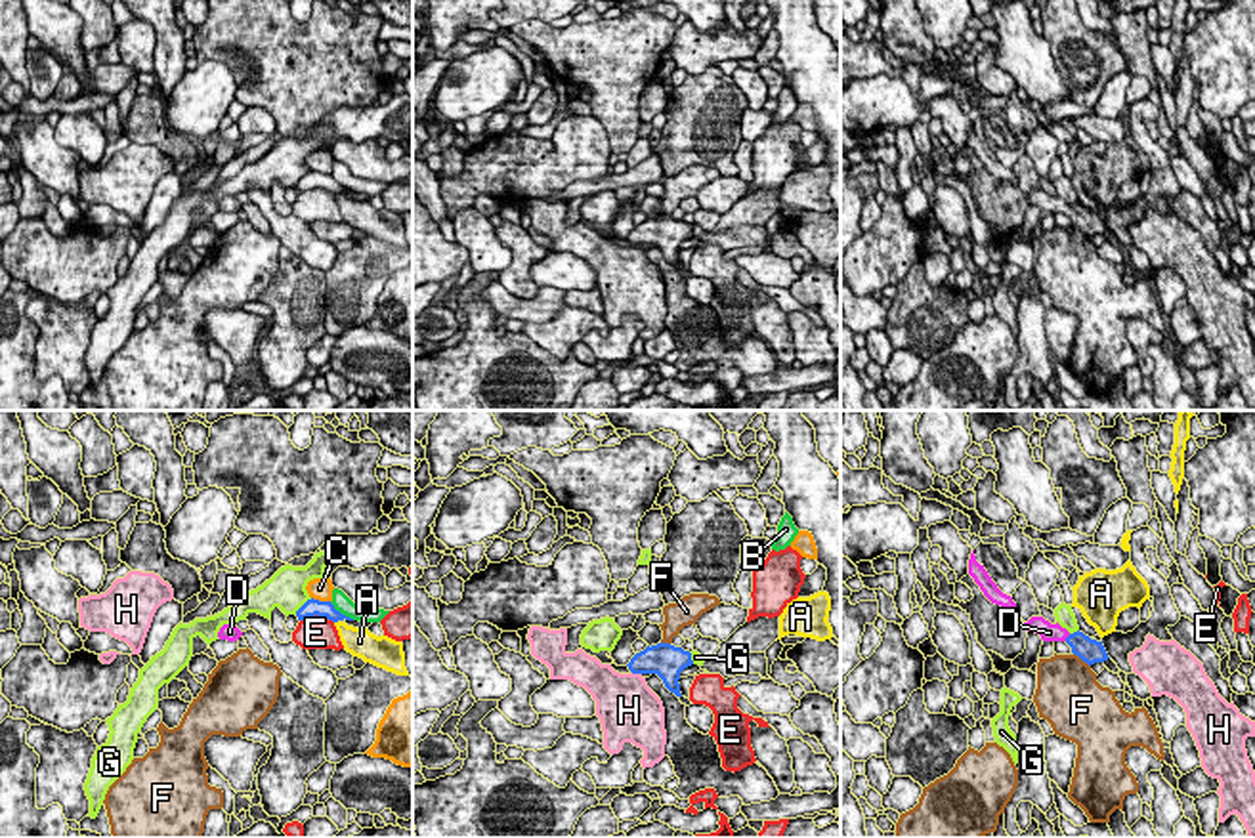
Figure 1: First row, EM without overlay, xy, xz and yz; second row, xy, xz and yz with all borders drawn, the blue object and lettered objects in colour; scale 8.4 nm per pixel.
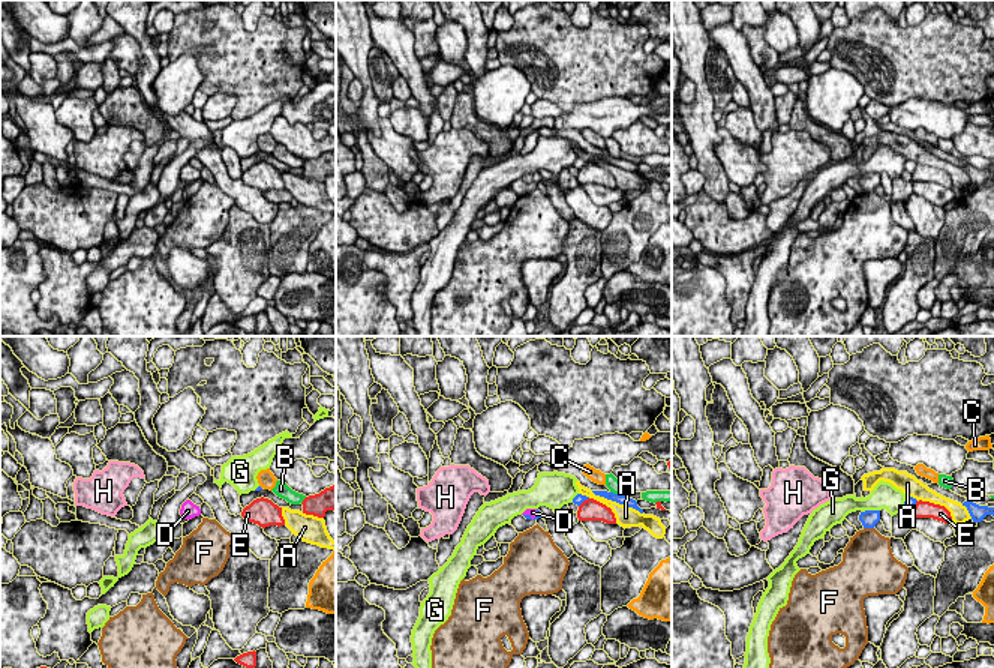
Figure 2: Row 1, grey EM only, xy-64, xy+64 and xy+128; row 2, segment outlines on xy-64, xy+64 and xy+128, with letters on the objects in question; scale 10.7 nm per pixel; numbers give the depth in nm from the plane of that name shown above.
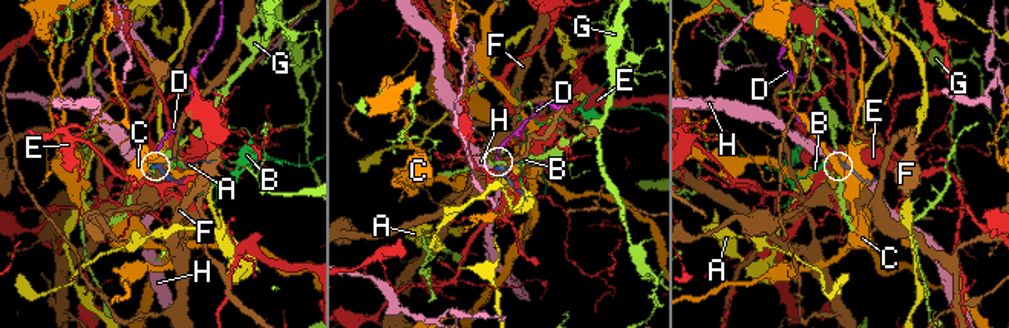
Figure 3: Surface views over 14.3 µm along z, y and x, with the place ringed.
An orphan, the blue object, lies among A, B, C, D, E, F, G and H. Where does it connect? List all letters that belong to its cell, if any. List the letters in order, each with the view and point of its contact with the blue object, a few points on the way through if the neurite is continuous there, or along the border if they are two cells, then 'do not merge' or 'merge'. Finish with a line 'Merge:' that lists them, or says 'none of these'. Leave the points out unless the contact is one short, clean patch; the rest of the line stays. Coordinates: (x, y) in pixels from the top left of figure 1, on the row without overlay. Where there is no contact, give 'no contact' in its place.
A: meets blue in xy at (337, 193); do not merge
B: meets blue in xy at (340, 186); do not merge
C: meets blue in xy at (321, 174); border along xy (312, 168), (329, 174); do not merge
D: meets blue in yz at (1066, 210); runs through yz (1087, 222), (1076, 212), (1066, 210), (1049, 205); merge
E: meets blue in xy at (318, 188); do not merge
F: meets blue in yz at (1082, 231); border along yz (1074, 226), (1089, 239); do not merge
G: meets blue in xy at (302, 178); do not merge
H: meets blue in xz at (637, 245); border along xz (631, 243), (640, 247); do not merge
Merge: D

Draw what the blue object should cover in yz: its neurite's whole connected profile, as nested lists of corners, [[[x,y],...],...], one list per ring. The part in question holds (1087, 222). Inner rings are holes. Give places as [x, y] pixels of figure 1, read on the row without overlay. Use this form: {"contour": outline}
{"contour": [[[1032,189],[1024,197],[1028,204],[1039,206],[1043,214],[1066,214],[1072,220],[1072,225],[1077,227],[1089,239],[1110,231],[1102,214],[1091,212],[1079,202],[1070,206],[1058,195],[1051,197],[1043,189]]]}

